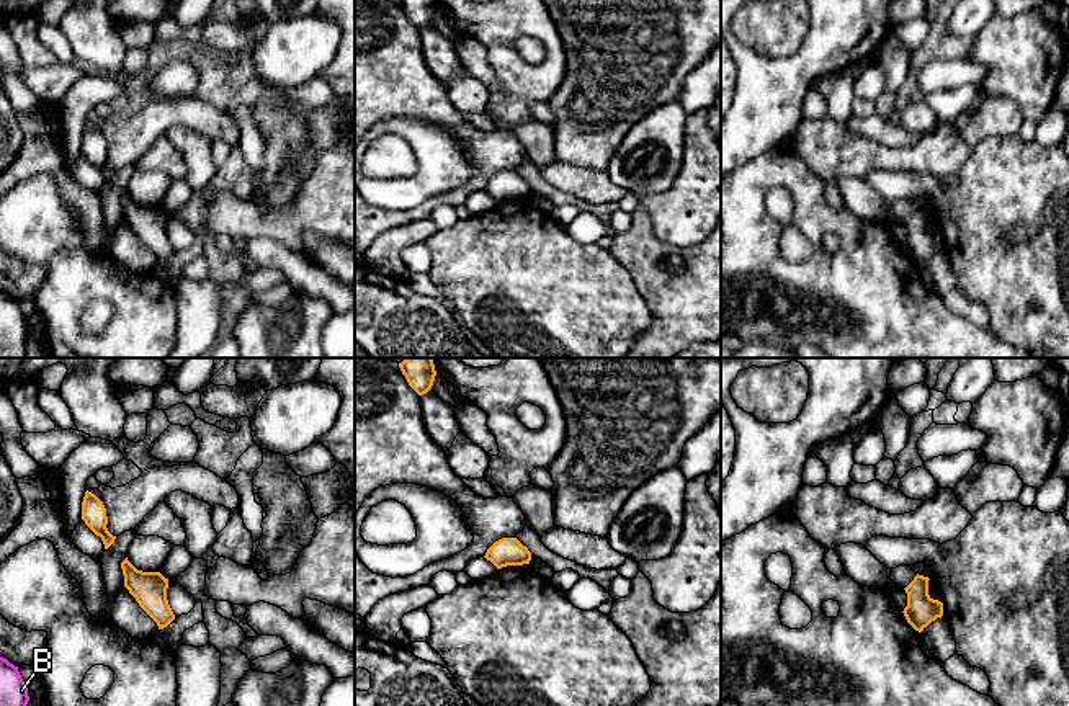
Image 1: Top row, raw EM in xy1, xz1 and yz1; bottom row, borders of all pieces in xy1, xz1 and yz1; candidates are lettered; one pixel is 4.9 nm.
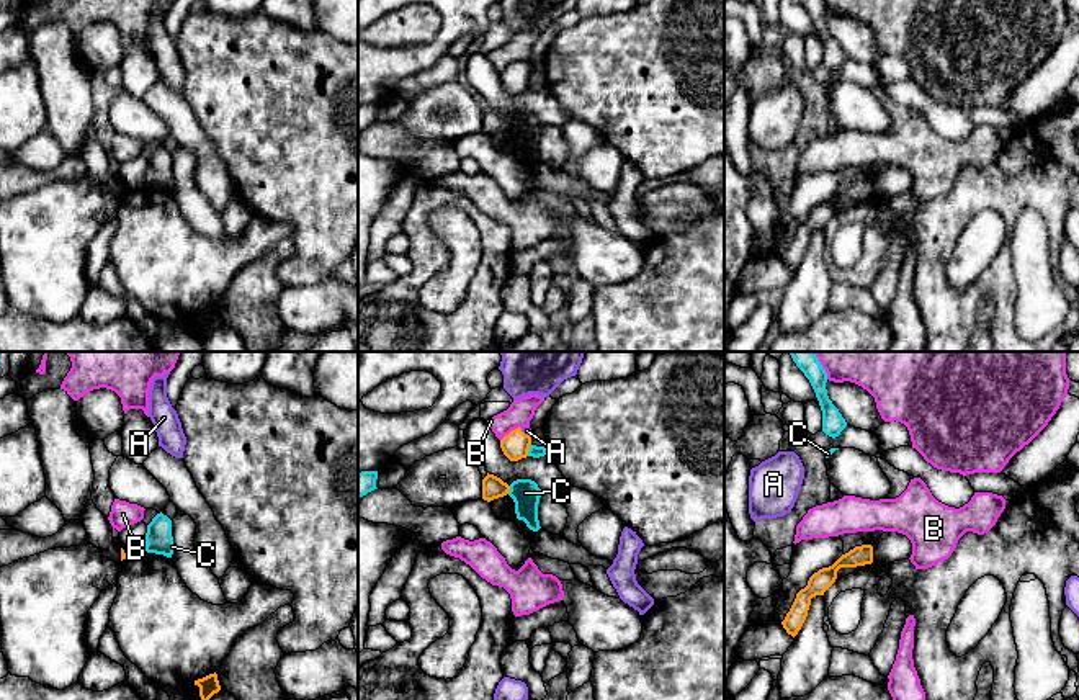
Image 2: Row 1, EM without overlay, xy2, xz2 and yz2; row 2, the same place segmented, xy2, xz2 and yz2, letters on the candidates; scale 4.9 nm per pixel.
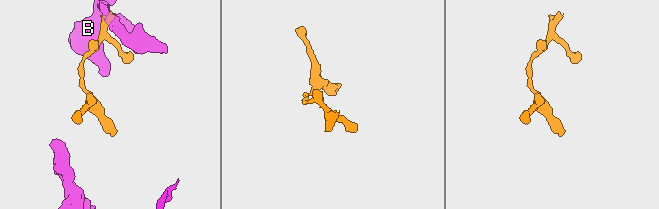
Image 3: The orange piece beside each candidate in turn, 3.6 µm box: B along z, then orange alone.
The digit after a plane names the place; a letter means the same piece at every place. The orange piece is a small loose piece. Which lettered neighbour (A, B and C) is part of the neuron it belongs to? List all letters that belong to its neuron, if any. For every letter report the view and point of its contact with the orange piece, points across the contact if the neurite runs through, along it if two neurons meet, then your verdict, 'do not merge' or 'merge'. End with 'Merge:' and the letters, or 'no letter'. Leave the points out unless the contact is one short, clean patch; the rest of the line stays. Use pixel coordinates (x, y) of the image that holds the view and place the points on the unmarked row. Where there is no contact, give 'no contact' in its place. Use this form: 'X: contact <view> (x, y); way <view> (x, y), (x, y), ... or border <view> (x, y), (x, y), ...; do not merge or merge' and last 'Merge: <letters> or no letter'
A: contact xz2 (523, 67); way xz2 (515, 79), (523, 67), (527, 64); merge
B: contact xz2 (510, 66); border xz2 (520, 61), (515, 61), (501, 74); do not merge
C: contact xz2 (528, 82); do not merge
Merge: A

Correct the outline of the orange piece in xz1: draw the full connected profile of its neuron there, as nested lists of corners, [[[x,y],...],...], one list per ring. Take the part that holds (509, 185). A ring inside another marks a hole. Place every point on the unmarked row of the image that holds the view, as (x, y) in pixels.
[[[502,172],[487,183],[484,191],[497,203],[502,203],[507,199],[530,198],[531,186],[517,172]]]

